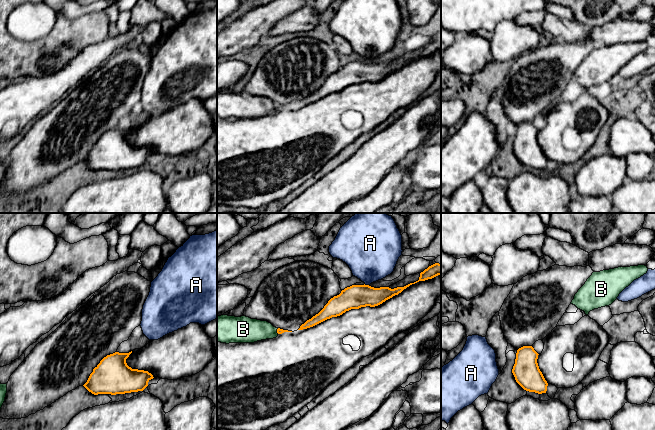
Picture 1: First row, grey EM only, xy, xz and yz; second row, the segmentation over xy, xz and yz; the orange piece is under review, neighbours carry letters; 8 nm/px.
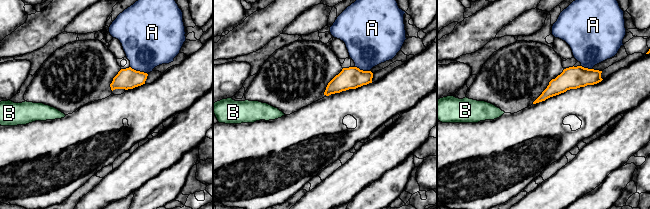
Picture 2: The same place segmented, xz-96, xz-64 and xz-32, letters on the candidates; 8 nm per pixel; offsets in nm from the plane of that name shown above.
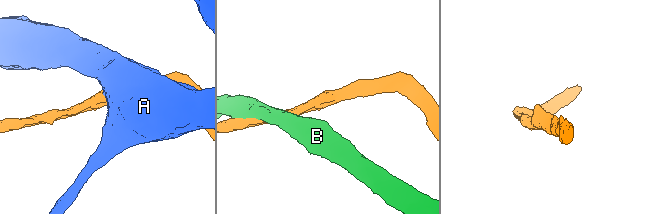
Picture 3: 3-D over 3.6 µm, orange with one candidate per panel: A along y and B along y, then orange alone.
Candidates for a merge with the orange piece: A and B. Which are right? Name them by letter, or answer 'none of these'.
none of these

